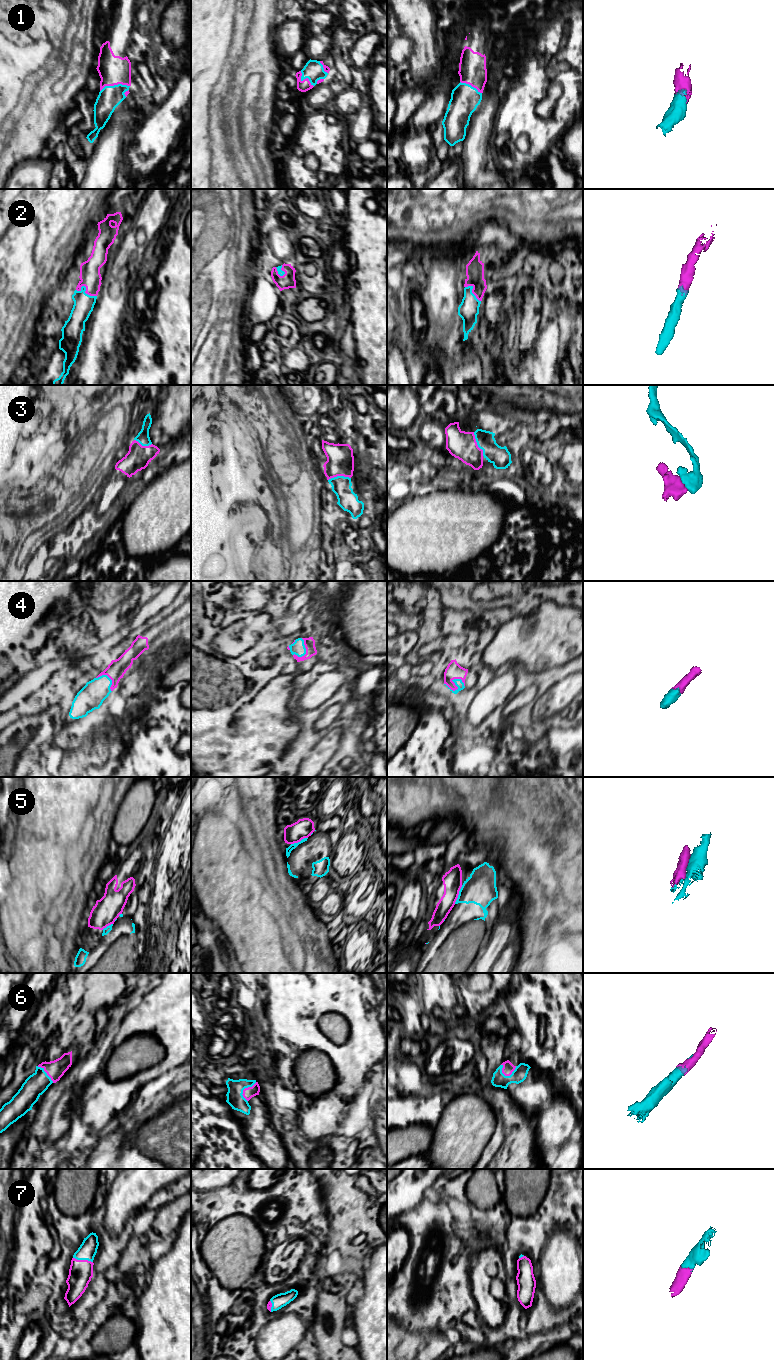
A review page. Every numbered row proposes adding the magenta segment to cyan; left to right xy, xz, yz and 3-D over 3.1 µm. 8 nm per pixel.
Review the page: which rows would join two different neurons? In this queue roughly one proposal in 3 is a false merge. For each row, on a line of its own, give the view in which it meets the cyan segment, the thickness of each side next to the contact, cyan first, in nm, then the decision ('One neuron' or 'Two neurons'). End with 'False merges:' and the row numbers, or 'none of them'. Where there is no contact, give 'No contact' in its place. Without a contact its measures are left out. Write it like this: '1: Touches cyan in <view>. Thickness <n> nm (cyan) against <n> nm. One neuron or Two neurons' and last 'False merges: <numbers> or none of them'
1: Touches cyan in xy. Thickness 180 nm (cyan) against 240 nm. One neuron
2: Touches cyan in xy. Thickness 160 nm (cyan) against 170 nm. One neuron
3: Touches cyan in yz. Thickness 160 nm (cyan) against 220 nm. One neuron
4: Touches cyan in yz. Thickness 60 nm (cyan) against 130 nm. One neuron
5: Touches cyan in yz. Thickness 260 nm (cyan) against 160 nm. Two neurons
6: Touches cyan in yz. Thickness 110 nm (cyan) against 90 nm. One neuron
7: Touches cyan in xy. Thickness 140 nm (cyan) against 190 nm. One neuron
False merges: 5

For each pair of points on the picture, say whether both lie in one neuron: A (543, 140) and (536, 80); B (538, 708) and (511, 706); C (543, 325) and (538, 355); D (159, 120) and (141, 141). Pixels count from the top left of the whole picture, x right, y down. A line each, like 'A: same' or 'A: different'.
A: same
B: different
C: same
D: same

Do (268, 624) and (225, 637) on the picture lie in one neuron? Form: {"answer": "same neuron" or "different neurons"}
{"answer": "same neuron"}

